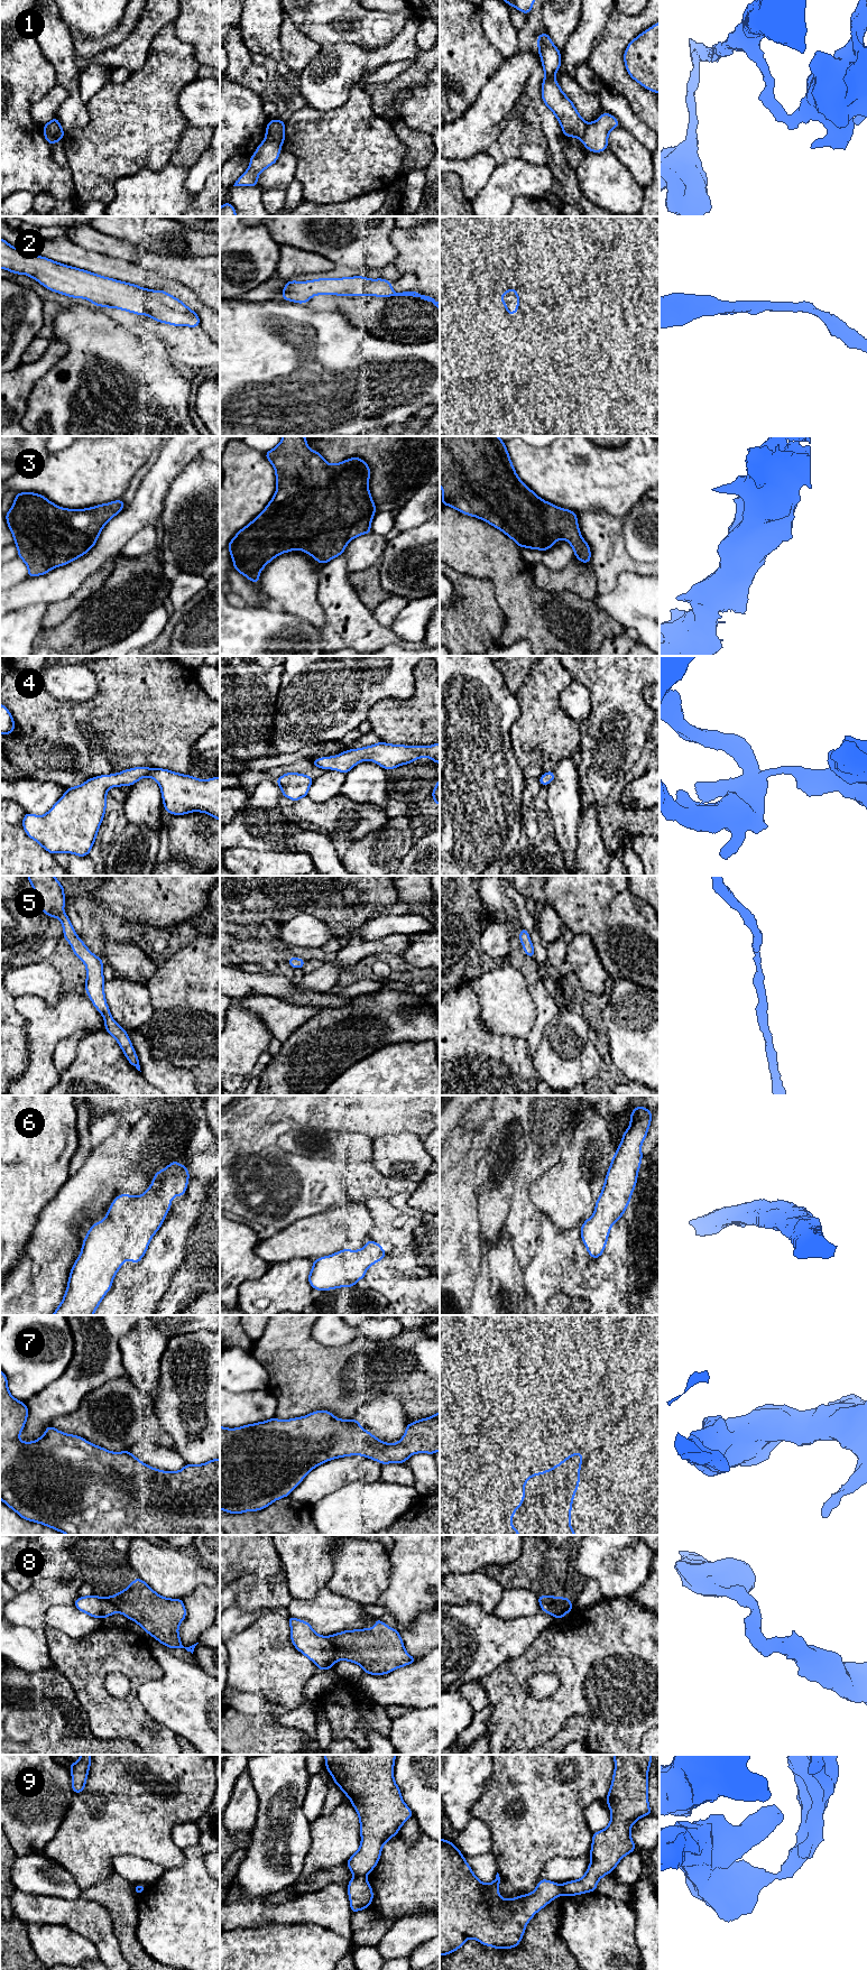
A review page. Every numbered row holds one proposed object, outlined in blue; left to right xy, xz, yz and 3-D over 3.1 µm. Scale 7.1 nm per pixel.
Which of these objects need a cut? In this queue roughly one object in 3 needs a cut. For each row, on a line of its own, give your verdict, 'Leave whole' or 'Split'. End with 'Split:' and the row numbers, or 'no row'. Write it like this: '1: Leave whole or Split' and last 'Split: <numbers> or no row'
1: Split
2: Leave whole
3: Leave whole
4: Leave whole
5: Leave whole
6: Leave whole
7: Leave whole
8: Split
9: Split
Split: 1, 8, 9

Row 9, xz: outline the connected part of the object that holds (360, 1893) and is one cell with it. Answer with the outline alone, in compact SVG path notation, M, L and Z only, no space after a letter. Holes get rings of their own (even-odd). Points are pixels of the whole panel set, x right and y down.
M354 1876L348 1884L350 1909L356 1913L370 1906L373 1899L371 1885L366 1876Z

